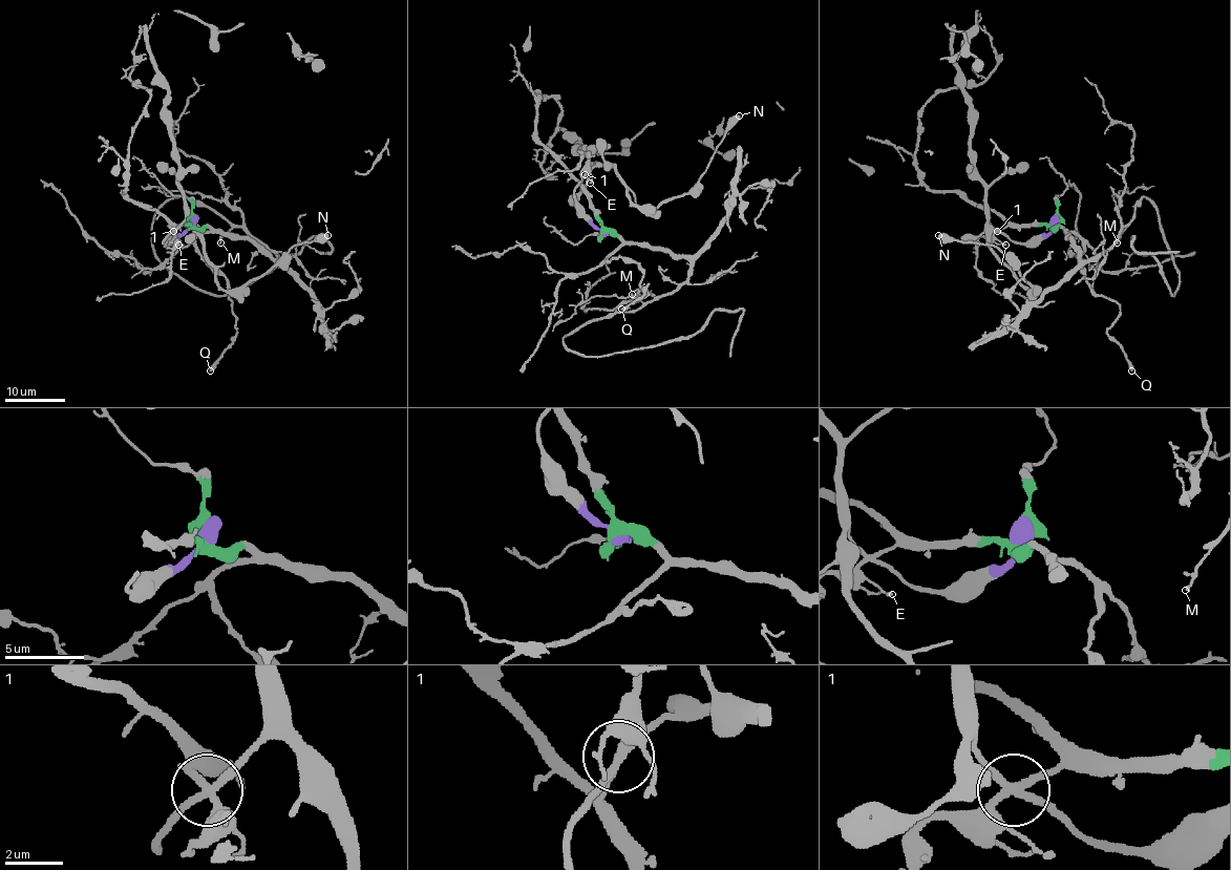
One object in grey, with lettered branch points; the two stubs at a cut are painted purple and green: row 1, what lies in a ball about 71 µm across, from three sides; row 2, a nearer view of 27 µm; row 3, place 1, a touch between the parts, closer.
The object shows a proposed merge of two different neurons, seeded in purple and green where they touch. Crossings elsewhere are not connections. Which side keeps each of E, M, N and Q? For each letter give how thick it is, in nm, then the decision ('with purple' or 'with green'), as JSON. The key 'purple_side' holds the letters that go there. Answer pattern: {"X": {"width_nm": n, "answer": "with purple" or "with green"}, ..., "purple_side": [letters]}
{"E": {"width_nm": 150, "answer": "with green"}, "M": {"width_nm": 110, "answer": "with green"}, "N": {"width_nm": 600, "answer": "with purple"}, "Q": {"width_nm": 360, "answer": "with green"}, "purple_side": ["N"]}

